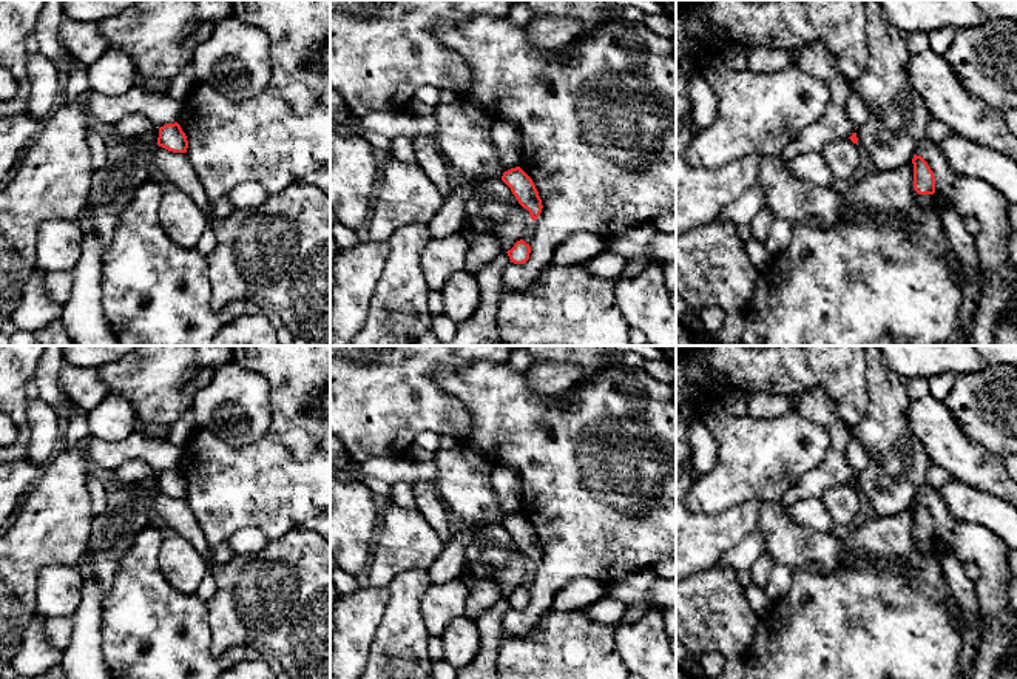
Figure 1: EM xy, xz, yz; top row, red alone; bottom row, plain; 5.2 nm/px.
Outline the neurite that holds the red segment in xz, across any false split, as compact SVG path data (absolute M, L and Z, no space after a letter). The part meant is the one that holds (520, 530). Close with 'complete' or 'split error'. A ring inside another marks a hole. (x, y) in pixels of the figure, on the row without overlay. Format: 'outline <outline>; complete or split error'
outline M511 514L503 519L502 526L511 534L519 549L529 557L532 566L542 559L542 545L532 525L520 514Z; complete

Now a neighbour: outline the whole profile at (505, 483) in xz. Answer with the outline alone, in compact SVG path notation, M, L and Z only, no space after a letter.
M494 466L491 472L491 488L505 517L520 512L522 483L511 468Z

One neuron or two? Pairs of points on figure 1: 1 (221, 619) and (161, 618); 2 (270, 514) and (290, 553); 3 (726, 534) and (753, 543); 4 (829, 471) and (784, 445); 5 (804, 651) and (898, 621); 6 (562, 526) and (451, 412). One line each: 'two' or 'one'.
1: two
2: two
3: two
4: two
5: one
6: two

